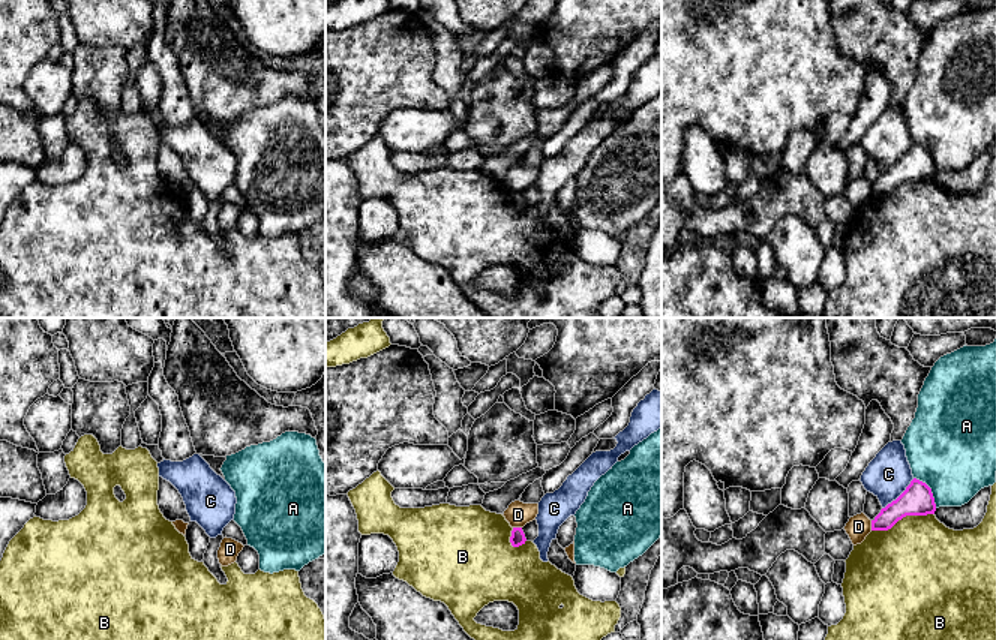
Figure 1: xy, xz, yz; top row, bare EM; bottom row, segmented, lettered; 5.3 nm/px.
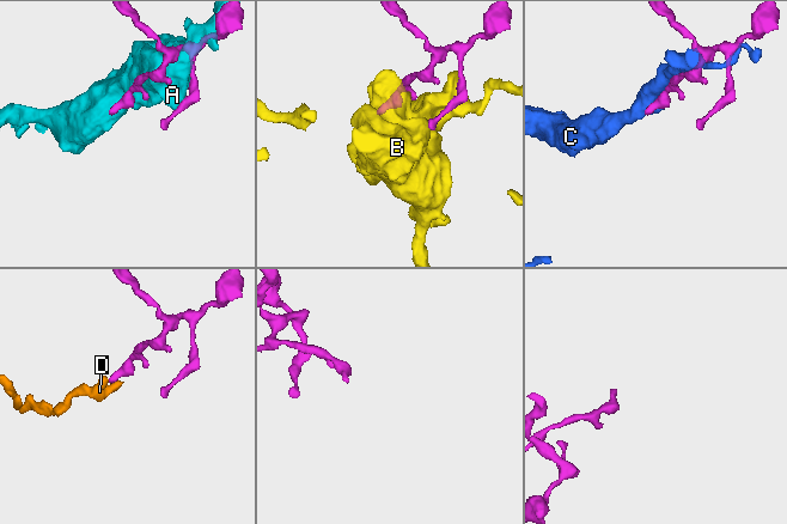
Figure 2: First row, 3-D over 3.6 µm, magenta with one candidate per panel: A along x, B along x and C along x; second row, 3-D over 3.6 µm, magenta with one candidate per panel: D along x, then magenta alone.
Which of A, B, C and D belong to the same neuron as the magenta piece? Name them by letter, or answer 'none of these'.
none of these

